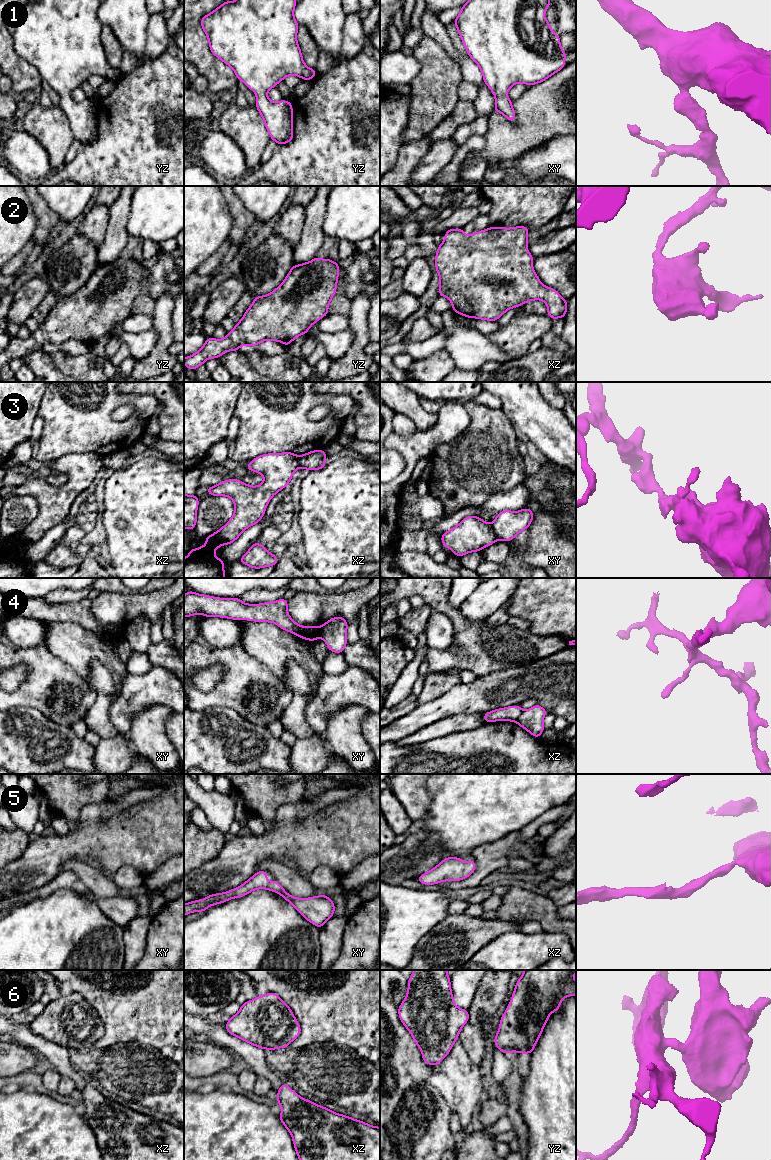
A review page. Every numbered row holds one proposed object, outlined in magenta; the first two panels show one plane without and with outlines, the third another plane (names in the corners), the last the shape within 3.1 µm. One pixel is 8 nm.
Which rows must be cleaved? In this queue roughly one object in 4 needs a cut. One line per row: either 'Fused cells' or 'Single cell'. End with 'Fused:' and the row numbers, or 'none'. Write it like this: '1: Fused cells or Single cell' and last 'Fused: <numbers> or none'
1: Single cell
2: Single cell
3: Fused cells
4: Fused cells
5: Single cell
6: Single cell
Fused: 3, 4

